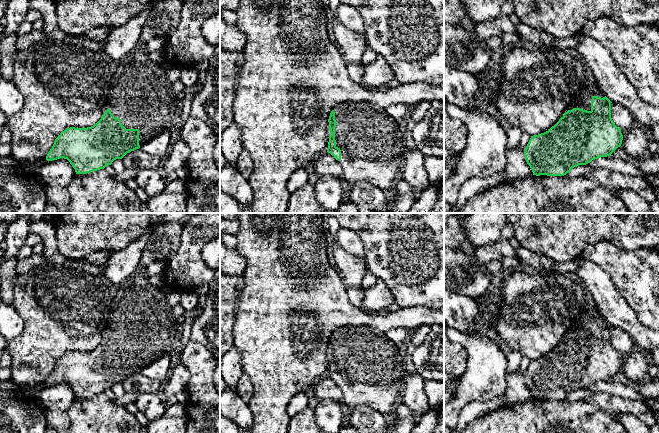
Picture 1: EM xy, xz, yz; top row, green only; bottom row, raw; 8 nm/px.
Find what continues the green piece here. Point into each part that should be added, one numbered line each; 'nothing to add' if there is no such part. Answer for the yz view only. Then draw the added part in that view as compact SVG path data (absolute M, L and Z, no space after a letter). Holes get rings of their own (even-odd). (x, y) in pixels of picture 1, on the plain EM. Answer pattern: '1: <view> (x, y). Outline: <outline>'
1: yz (582, 320). Outline: M591 298L587 301L584 300L583 302L584 302L584 309L581 311L575 311L573 313L573 324L565 332L564 337L567 336L568 334L572 334L573 332L580 332L583 334L591 335L591 323L592 323L592 321L593 320L597 320L597 321L601 321L601 322L605 321L604 316L602 315L601 311L598 308L597 303L595 302L595 300L593 298ZM563 338L561 339L561 341L563 341Z

